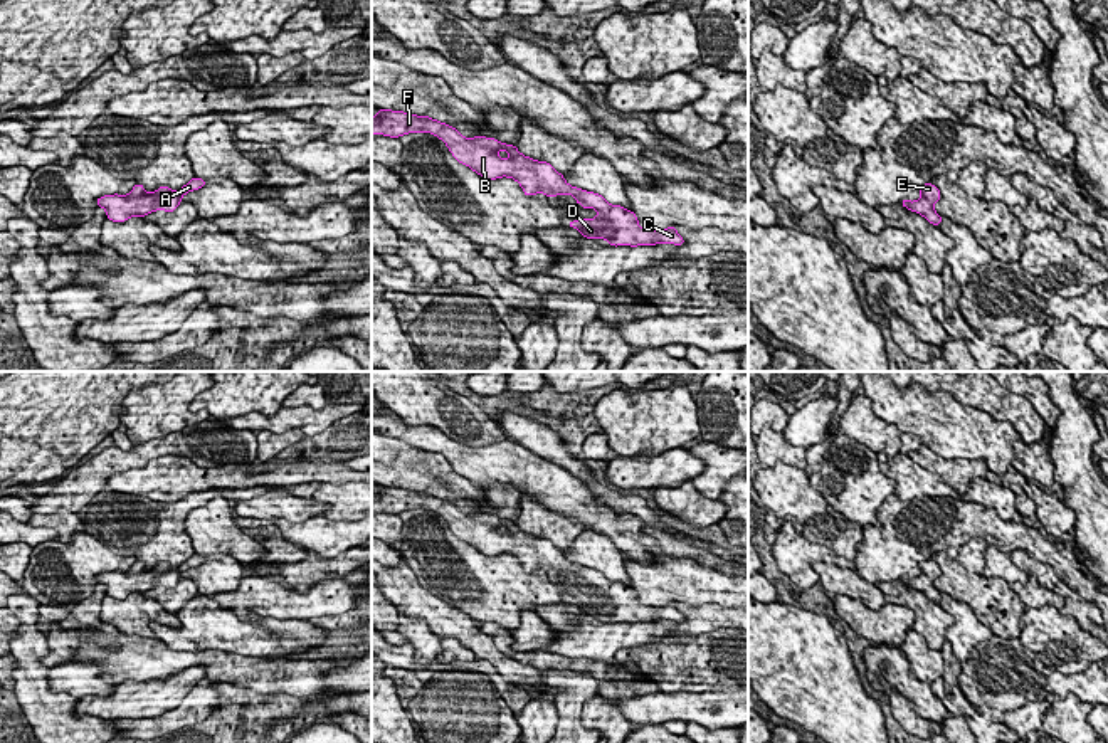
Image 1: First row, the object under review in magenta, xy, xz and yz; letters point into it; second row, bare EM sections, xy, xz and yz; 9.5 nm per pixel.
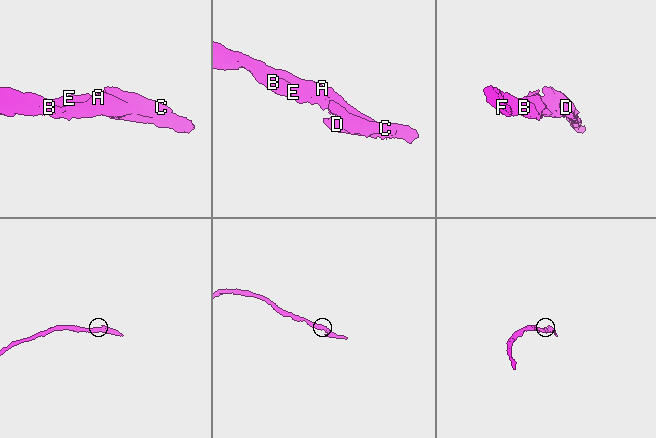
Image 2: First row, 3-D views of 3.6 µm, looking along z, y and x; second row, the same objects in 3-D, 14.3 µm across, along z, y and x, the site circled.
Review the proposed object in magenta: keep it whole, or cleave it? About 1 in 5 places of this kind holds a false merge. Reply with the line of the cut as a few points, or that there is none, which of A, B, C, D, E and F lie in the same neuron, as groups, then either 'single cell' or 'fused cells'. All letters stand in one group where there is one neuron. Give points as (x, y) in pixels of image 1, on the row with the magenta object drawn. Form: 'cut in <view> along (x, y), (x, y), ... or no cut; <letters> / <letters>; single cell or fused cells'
no cut; A B C D E F; single cell

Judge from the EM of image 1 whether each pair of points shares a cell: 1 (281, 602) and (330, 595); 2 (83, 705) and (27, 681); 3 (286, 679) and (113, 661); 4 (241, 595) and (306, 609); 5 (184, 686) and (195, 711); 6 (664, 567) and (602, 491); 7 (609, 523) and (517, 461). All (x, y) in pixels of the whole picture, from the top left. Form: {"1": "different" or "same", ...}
{"1": "same", "2": "different", "3": "same", "4": "same", "5": "different", "6": "different", "7": "same"}

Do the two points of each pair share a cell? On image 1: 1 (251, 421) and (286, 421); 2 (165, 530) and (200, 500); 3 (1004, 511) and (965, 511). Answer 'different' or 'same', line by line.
1: same
2: same
3: different

